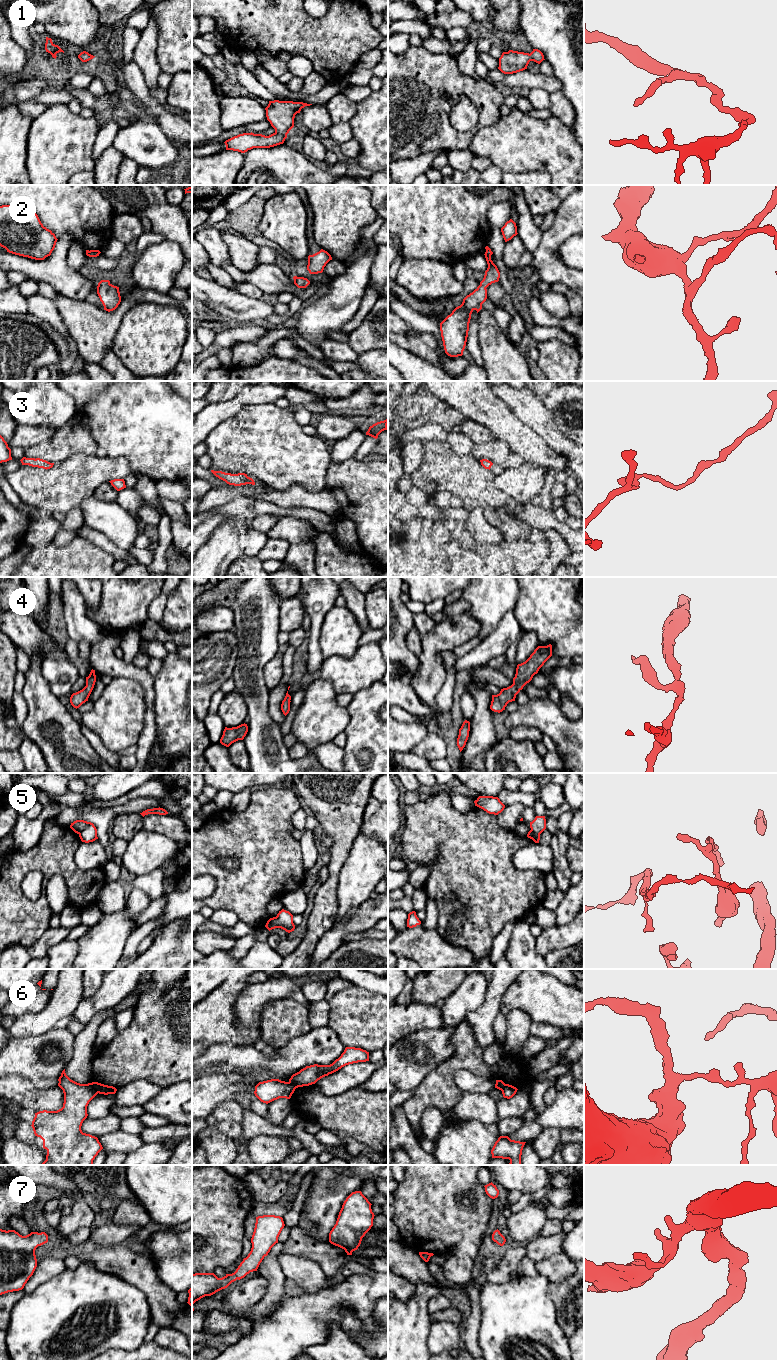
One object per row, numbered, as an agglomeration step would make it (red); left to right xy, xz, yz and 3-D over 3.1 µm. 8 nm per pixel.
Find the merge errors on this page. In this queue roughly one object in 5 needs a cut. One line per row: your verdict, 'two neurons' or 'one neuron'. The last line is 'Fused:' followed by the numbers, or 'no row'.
1: one neuron
2: one neuron
3: one neuron
4: one neuron
5: one neuron
6: two neurons
7: one neuron
Fused: 6

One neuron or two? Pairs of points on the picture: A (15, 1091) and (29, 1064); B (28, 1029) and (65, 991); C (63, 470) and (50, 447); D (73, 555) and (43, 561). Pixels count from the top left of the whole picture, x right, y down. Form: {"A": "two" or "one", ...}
{"A": "two", "B": "one", "C": "two", "D": "one"}

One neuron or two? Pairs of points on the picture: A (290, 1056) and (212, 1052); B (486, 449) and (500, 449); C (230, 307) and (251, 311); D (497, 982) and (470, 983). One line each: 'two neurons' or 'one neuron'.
A: one neuron
B: one neuron
C: one neuron
D: two neurons

